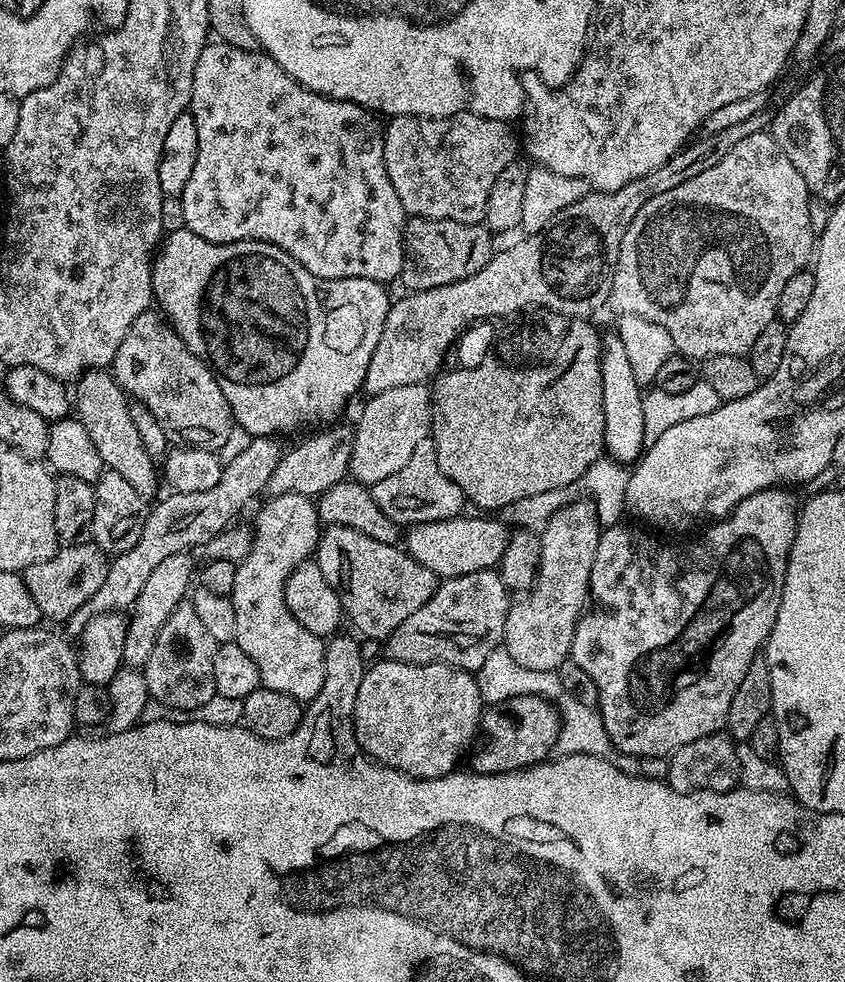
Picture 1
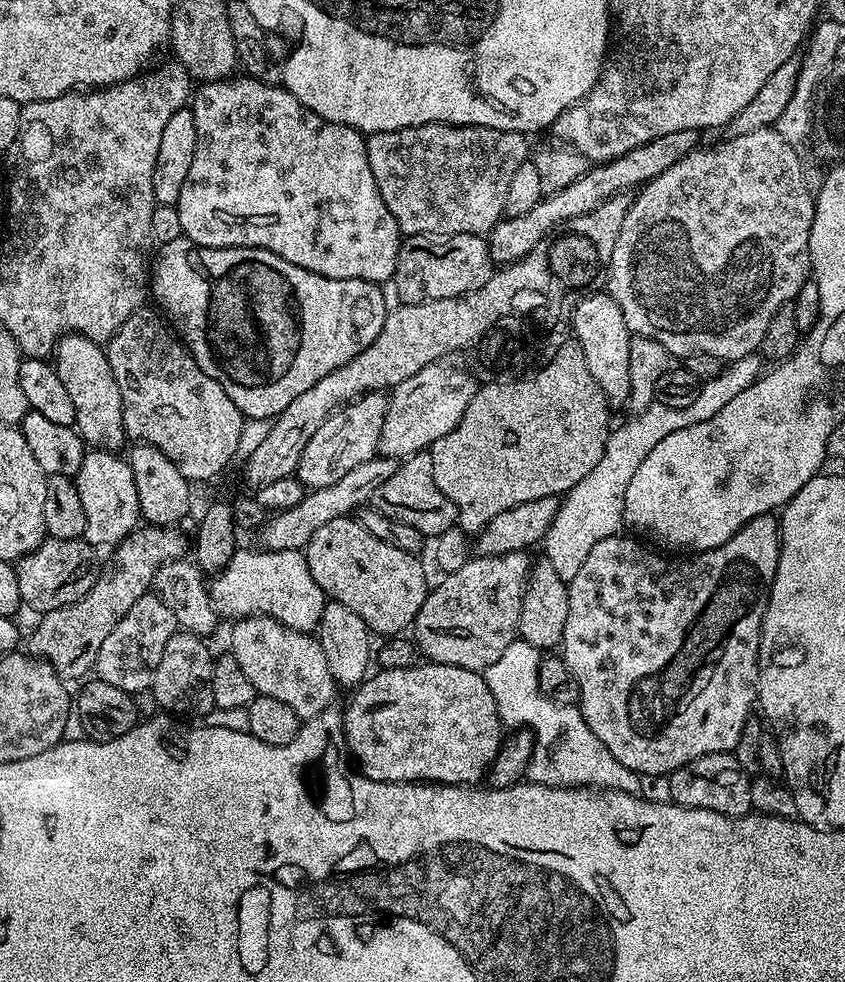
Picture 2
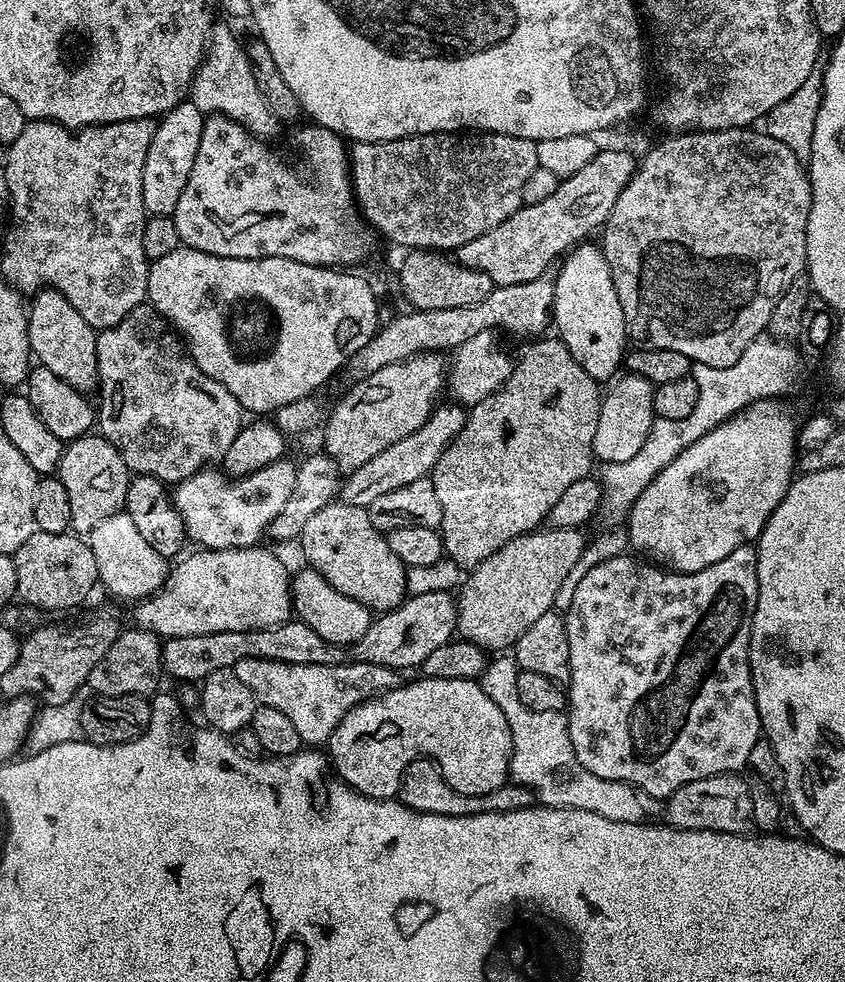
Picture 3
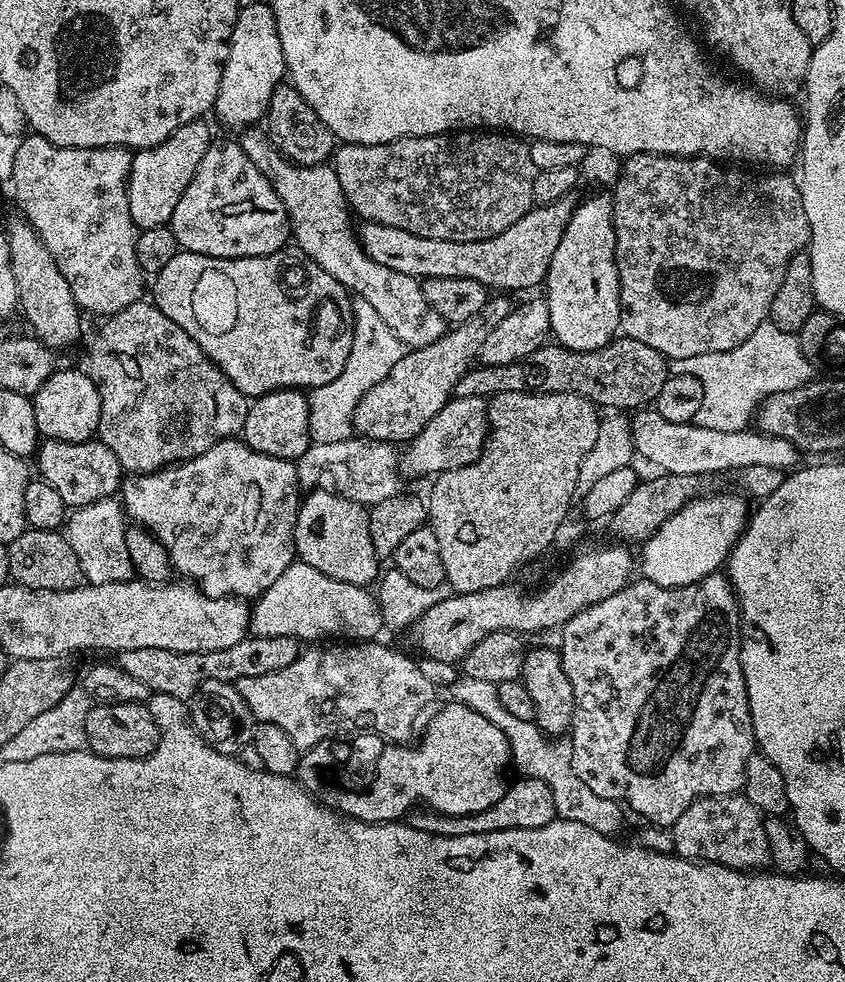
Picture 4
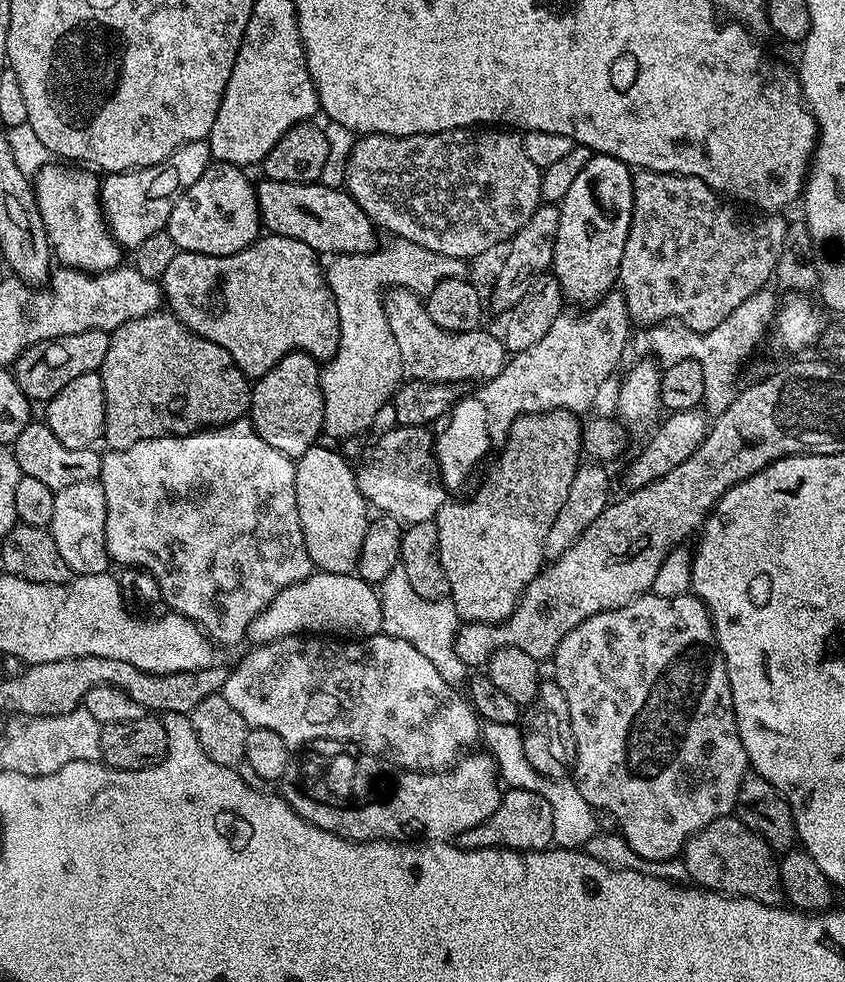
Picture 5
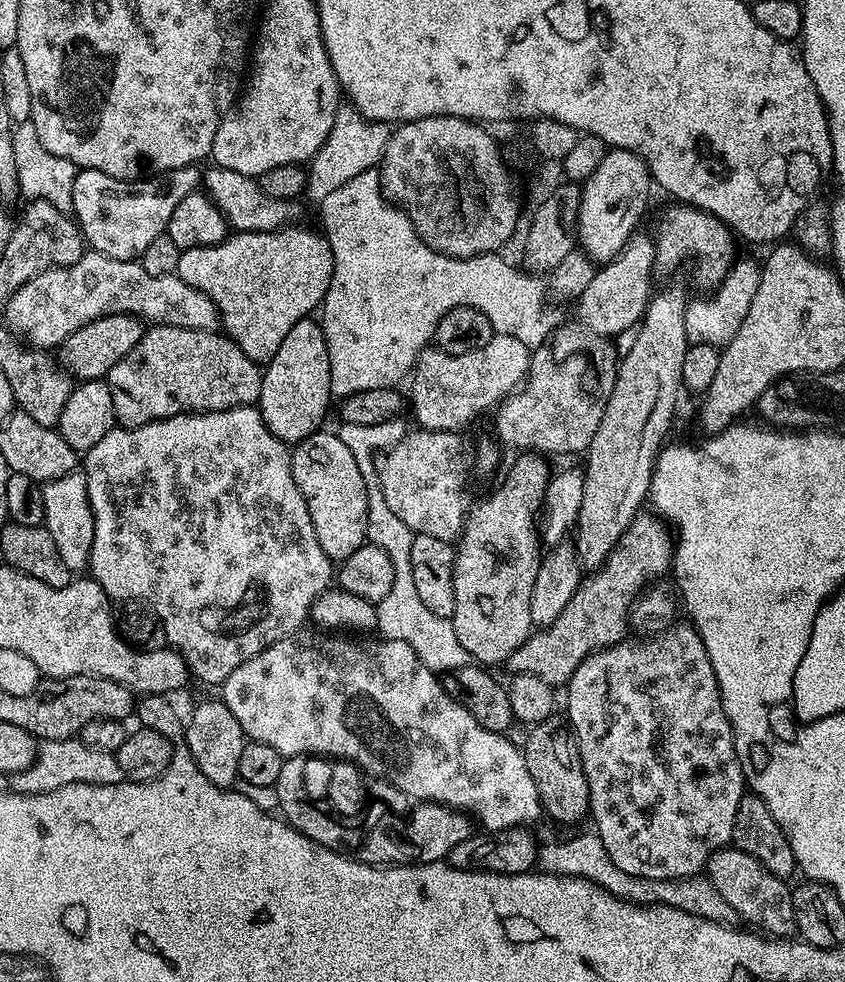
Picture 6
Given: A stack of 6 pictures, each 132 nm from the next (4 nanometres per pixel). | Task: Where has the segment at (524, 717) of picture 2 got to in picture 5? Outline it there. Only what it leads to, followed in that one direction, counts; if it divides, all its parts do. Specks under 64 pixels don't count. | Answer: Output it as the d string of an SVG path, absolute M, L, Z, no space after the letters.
M492 721L485 723L482 728L482 744L492 761L496 763L499 779L508 788L534 790L534 794L542 794L542 798L546 798L546 802L550 802L550 810L554 813L552 843L555 847L583 849L590 842L590 838L594 838L598 834L597 809L592 808L590 802L586 802L586 798L582 798L582 794L576 789L576 785L571 779L551 780L538 774L538 770L534 770L534 766L530 766L524 749L524 733L516 724L503 725Z

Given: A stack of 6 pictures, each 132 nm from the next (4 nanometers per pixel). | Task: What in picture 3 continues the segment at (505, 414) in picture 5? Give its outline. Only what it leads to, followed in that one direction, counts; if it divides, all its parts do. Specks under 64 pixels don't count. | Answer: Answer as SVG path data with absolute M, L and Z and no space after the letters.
M455 402L437 405L430 419L418 430L414 430L413 434L388 446L377 457L370 458L364 466L349 473L341 485L341 501L359 508L367 508L370 502L374 502L383 494L388 494L391 490L398 490L400 486L406 486L407 483L416 482L418 478L428 476L433 466L437 464L438 458L448 448L449 443L461 432L467 415L465 407Z

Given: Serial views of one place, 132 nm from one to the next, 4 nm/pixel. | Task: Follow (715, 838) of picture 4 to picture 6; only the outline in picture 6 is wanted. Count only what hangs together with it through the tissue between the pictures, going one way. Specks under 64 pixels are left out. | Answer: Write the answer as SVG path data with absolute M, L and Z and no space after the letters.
M725 846L718 849L706 865L706 879L730 902L730 906L742 921L749 920L753 929L773 938L788 938L796 932L796 921L793 920L794 902L792 888L781 877L770 874L758 858L746 854L741 848Z

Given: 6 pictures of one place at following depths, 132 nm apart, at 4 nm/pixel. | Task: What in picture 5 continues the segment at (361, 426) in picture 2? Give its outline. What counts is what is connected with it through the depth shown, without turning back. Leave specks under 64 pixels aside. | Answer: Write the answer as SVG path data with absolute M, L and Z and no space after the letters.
M541 204L534 210L534 214L530 218L530 222L526 222L526 226L522 226L522 230L518 230L516 235L508 241L504 256L504 261L500 264L500 269L496 272L496 281L492 284L492 300L490 296L490 308L501 314L507 314L512 308L522 301L526 294L535 286L537 280L545 275L552 267L552 259L554 258L554 242L558 234L558 218L560 217L560 209L557 205Z

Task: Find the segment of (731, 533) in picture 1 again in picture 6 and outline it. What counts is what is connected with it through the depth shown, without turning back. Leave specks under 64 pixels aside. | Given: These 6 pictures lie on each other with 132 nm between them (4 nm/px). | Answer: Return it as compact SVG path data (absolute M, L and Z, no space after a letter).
M669 623L665 627L669 627L665 632L660 632L654 637L648 636L644 641L624 638L619 643L608 645L607 648L596 649L576 667L566 685L566 691L568 691L566 723L576 742L578 754L582 758L582 770L586 774L588 783L590 820L596 823L595 835L602 838L602 846L606 846L606 854L614 858L614 866L626 870L626 874L651 880L686 880L699 877L705 871L712 855L718 849L732 844L738 802L742 802L746 794L744 771L736 757L732 727L726 718L726 710L722 706L718 682L714 678L714 670L710 666L706 646L702 646L702 638L691 623L676 623Z

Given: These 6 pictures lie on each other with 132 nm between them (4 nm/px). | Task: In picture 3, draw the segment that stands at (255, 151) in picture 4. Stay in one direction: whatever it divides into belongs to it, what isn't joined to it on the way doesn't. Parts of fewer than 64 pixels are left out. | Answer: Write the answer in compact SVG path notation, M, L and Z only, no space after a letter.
M220 22L213 23L212 35L208 37L208 47L204 50L204 60L198 66L196 76L192 80L190 99L198 110L205 114L215 114L230 118L240 124L252 136L265 142L271 141L275 134L278 121L266 106L266 98L254 83L254 70L248 60L245 45L235 34Z

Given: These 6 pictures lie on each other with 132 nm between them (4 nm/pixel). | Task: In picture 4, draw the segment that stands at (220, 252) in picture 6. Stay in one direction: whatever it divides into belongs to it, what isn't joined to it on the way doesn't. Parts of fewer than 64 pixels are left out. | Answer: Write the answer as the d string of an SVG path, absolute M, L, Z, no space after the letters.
M292 246L274 254L246 258L218 258L181 250L151 281L150 300L170 322L178 322L202 346L218 370L249 398L283 388L311 390L334 382L342 374L354 342L353 297L348 289L330 278L305 252Z

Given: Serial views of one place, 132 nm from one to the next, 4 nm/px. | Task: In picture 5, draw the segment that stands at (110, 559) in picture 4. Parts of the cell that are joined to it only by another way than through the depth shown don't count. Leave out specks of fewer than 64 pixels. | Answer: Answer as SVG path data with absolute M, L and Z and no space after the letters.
M99 479L90 482L78 482L75 486L66 486L54 498L54 518L50 529L54 538L54 546L58 546L58 554L66 566L76 576L89 576L90 574L102 574L108 572L110 561L106 550L106 490L102 490Z

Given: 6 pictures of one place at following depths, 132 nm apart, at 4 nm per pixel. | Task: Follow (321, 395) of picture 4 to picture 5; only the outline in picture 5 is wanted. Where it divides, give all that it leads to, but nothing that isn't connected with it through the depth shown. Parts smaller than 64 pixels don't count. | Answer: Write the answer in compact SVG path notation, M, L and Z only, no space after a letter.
M392 238L389 241L366 254L331 257L326 264L328 285L338 306L340 341L336 353L320 369L325 437L348 440L366 431L402 384L404 363L398 354L398 342L394 342L394 334L390 334L390 322L386 322L385 291L393 286L409 288L424 298L439 280L464 276L466 272L463 260L426 250L409 240Z

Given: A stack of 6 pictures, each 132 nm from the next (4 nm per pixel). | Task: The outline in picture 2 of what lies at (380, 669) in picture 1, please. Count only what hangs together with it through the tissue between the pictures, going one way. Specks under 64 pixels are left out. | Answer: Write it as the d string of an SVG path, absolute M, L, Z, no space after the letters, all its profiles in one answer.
M419 662L413 665L412 668L373 671L371 675L365 679L364 683L359 685L359 687L351 693L351 696L352 701L349 702L348 708L345 707L343 709L346 742L348 743L348 750L355 767L363 772L366 778L370 778L371 780L394 782L395 784L431 782L433 784L476 786L487 777L494 758L500 752L502 725L500 715L498 714L498 706L494 702L494 694L490 694L490 686L486 686L486 682L481 673L471 672L470 669L462 669L454 665Z

